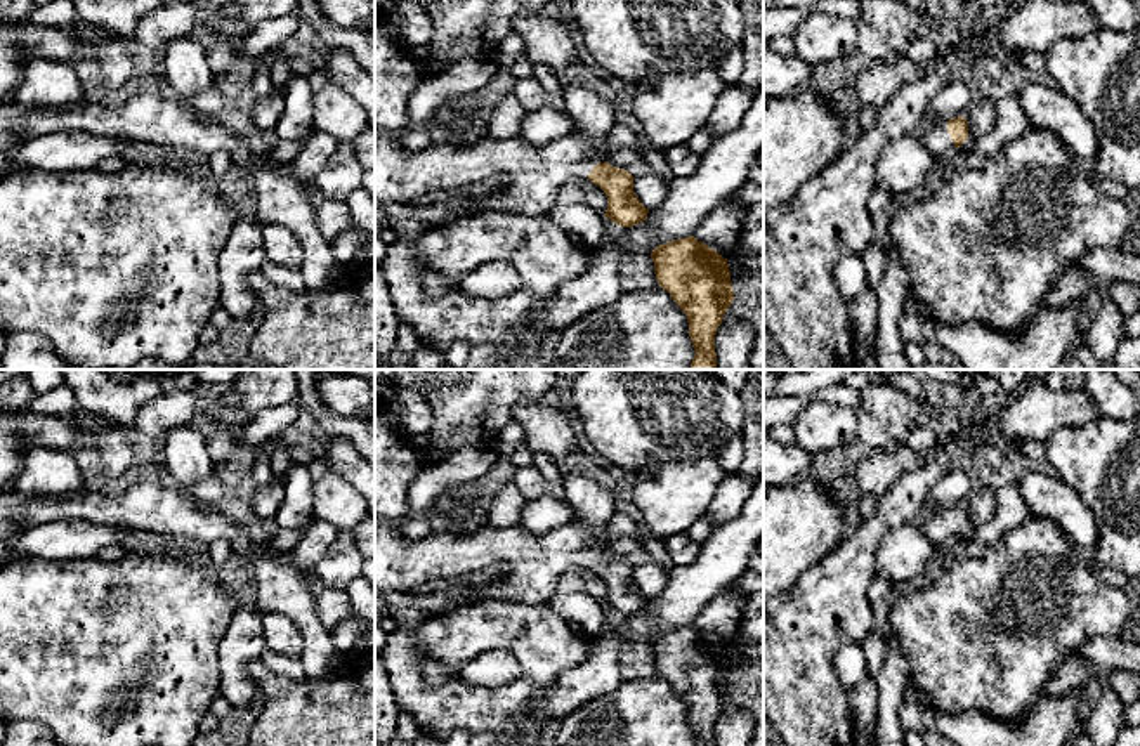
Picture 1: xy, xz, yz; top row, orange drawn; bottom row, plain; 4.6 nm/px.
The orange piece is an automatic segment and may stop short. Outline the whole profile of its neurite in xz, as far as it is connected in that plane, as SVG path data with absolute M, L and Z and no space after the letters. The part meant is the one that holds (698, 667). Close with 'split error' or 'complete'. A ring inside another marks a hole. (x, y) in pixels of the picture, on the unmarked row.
M694 625L652 638L656 670L689 711L694 746L717 746L715 723L734 689L727 647Z; complete

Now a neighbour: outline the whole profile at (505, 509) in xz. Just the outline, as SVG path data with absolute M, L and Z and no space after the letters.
M514 481L501 484L500 491L486 505L489 527L493 529L510 529L517 527L526 507L524 496L519 493Z

